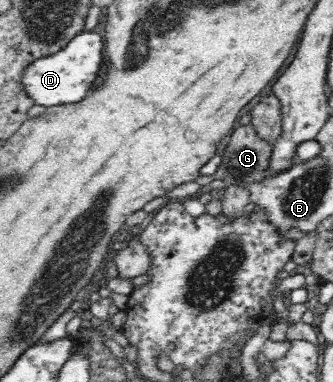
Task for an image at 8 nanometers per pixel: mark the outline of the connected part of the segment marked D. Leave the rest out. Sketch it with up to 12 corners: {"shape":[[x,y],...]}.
{"shape":[[83,31],[25,71],[36,105],[81,102],[106,63],[104,38]]}

